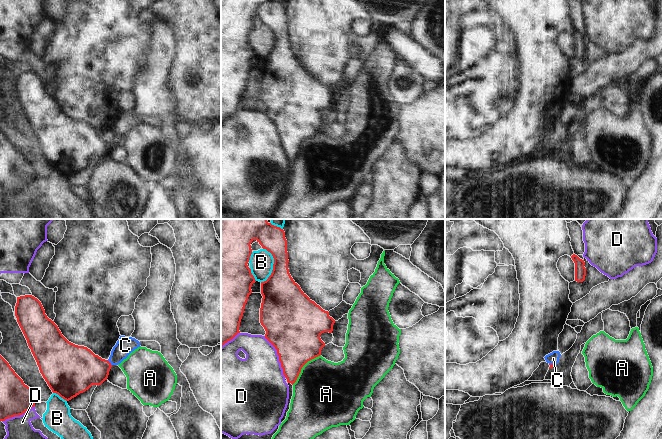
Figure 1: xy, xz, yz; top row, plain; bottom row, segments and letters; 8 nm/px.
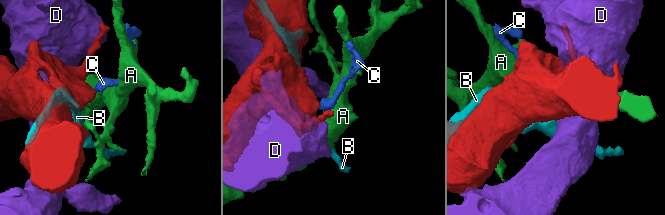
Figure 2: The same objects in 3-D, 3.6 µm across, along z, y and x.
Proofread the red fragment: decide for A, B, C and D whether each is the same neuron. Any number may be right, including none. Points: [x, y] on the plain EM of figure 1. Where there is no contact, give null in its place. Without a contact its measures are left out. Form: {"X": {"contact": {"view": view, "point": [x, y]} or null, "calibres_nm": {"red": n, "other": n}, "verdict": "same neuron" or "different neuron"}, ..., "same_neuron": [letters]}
{"A": {"contact": {"view": "xz", "point": [302, 142]}, "calibres_nm": {"red": 380, "other": 460}, "verdict": "different neuron"}, "B": {"contact": {"view": "xz", "point": [273, 42]}, "calibres_nm": {"red": 300, "other": 190}, "verdict": "different neuron"}, "C": {"contact": {"view": "xy", "point": [110, 139]}, "calibres_nm": {"red": 320, "other": 140}, "verdict": "different neuron"}, "D": {"contact": {"view": "xz", "point": [279, 133]}, "calibres_nm": {"red": 420, "other": 420}, "verdict": "different neuron"}, "same_neuron": []}

